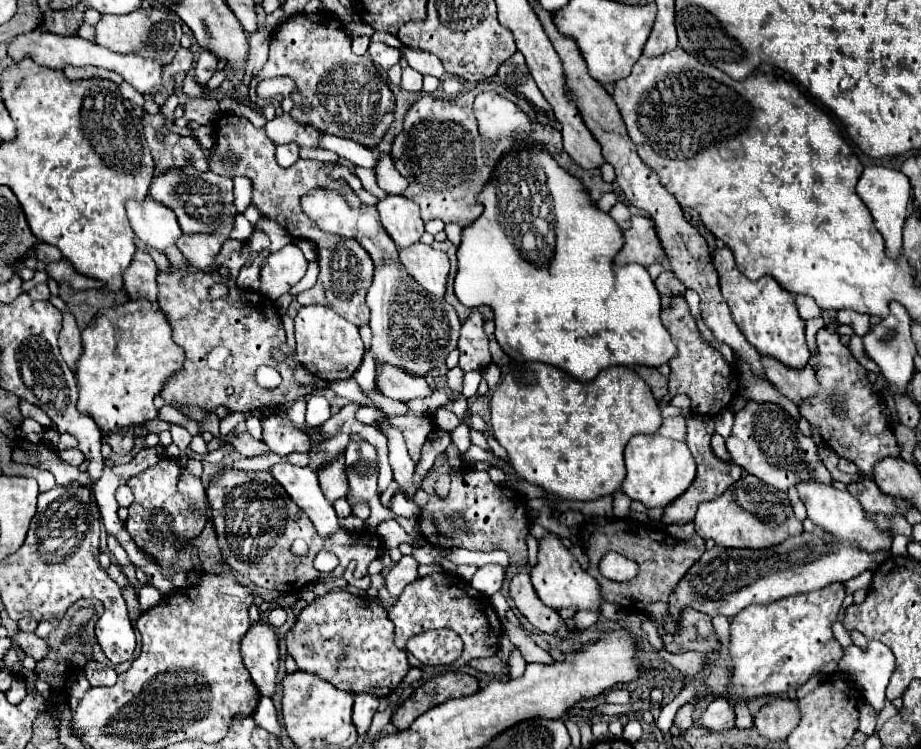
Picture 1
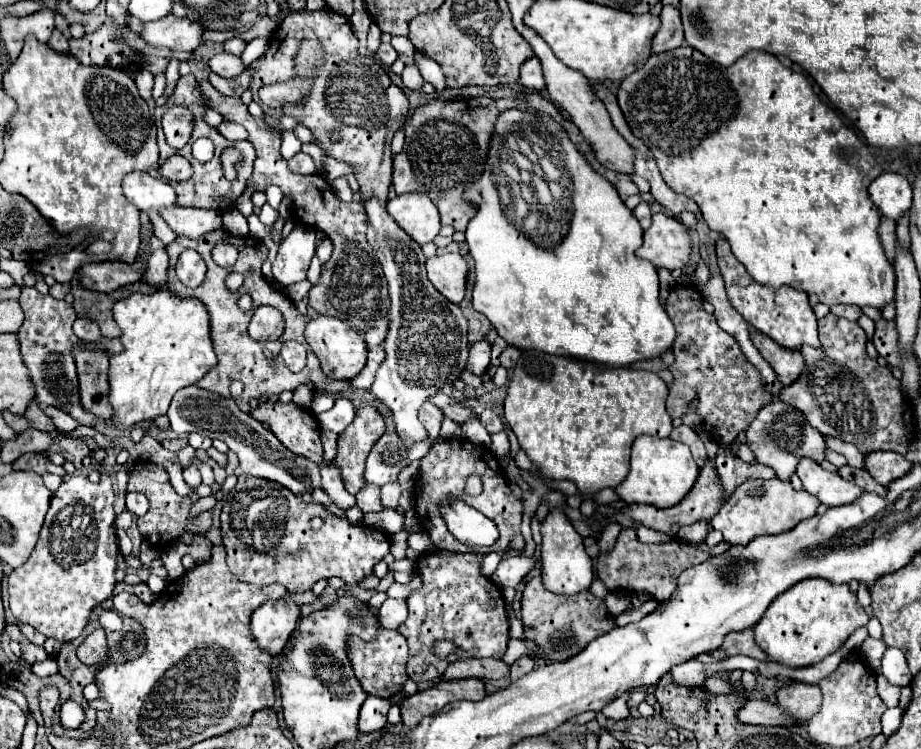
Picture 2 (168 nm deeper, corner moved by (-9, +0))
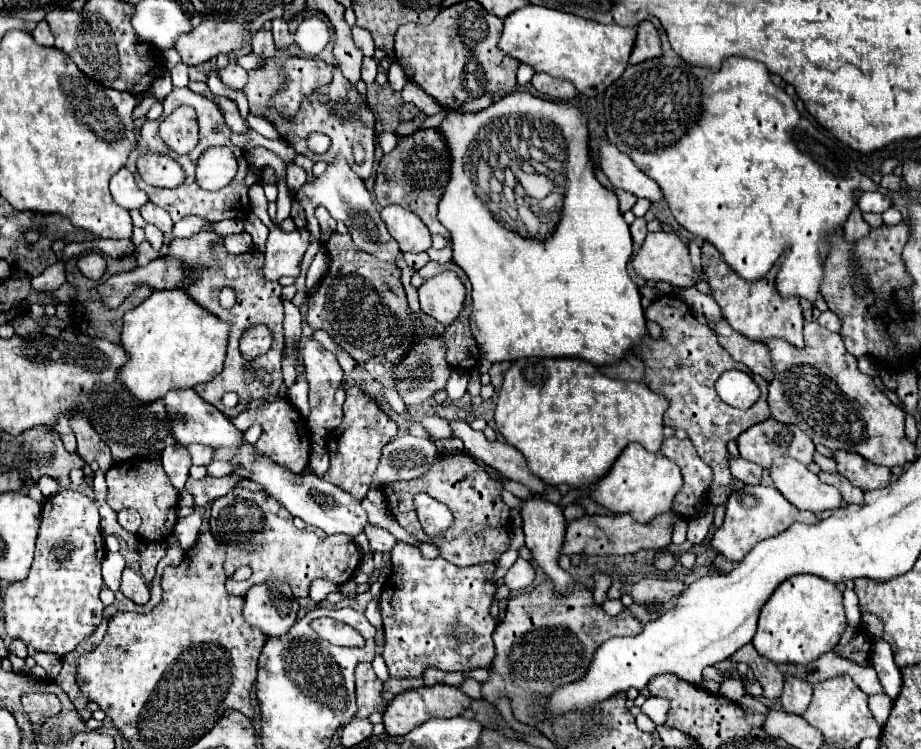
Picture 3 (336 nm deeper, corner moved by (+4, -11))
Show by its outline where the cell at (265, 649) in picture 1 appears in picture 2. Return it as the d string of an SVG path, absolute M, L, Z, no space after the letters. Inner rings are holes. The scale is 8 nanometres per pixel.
M291 598L263 602L251 618L251 628L257 644L269 650L273 656L281 654L299 616L299 604Z

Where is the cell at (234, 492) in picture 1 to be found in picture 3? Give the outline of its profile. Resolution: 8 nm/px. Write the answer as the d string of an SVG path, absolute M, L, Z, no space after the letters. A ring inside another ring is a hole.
M234 487L212 503L210 529L214 539L226 547L226 591L240 597L244 597L250 587L272 579L288 583L296 599L308 597L308 587L314 579L326 579L334 585L342 585L354 577L356 569L364 561L364 555L354 545L354 539L348 539L348 535L326 535L322 539L312 531L298 529L292 523L292 515L280 503L264 493L254 493L242 487ZM240 565L252 567L254 575L248 581L232 579L232 573Z

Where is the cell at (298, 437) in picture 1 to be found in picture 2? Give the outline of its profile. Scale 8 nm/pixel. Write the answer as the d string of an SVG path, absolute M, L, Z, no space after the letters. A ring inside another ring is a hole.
M267 402L259 404L251 414L267 422L279 442L293 454L301 454L313 462L321 462L323 446L319 438L319 424L311 410L299 408L293 402Z

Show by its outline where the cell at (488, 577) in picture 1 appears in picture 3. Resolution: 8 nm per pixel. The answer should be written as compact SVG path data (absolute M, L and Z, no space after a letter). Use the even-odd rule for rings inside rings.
M518 559L510 569L508 573L504 575L504 585L510 589L510 591L518 591L518 589L524 589L532 583L534 579L534 569L528 561L524 559Z

